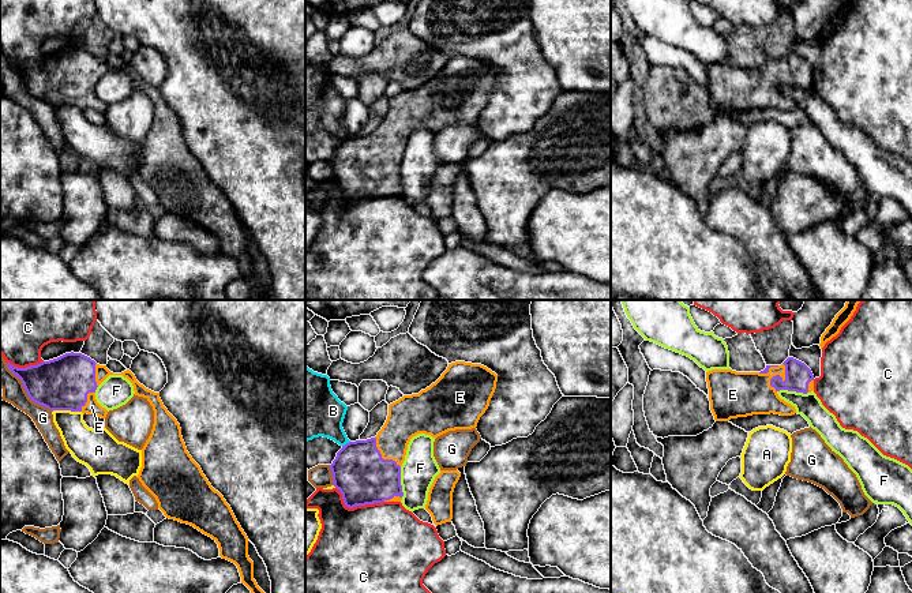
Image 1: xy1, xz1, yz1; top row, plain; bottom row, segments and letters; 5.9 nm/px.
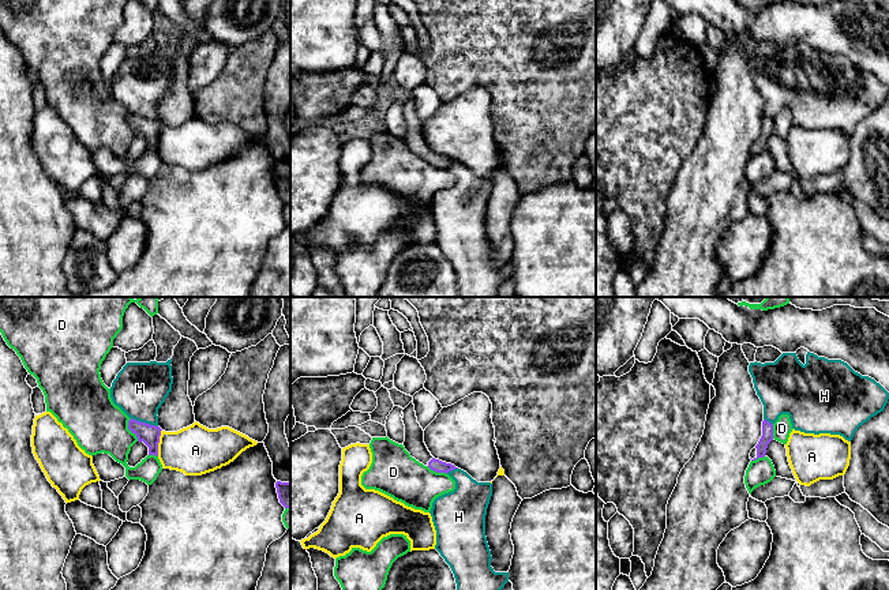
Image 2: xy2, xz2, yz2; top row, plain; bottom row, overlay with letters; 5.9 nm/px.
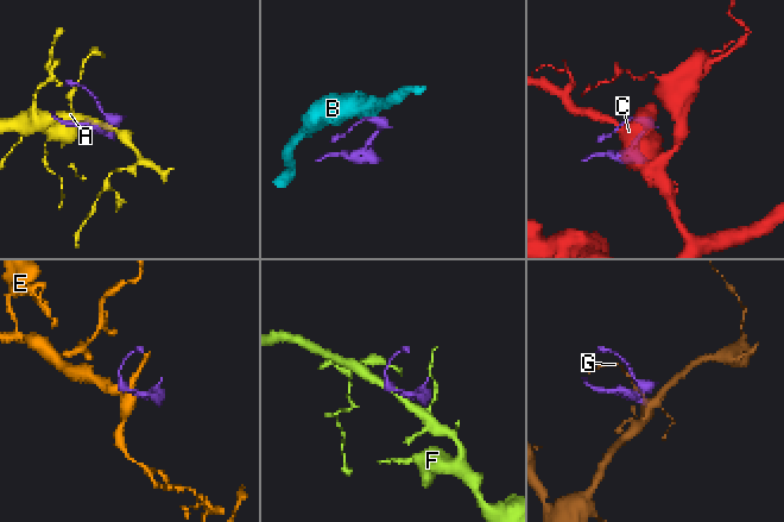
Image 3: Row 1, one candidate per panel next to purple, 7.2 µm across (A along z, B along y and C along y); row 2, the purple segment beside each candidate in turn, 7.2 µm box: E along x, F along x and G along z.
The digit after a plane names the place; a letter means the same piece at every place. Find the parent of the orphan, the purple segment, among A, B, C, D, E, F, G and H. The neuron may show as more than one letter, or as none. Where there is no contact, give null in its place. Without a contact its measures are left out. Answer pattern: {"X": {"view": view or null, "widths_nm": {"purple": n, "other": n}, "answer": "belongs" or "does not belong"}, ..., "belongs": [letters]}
{"A": {"view": "xy1", "widths_nm": {"purple": 320, "other": 200}, "answer": "does not belong"}, "B": {"view": "xz1", "widths_nm": {"purple": 320, "other": 280}, "answer": "does not belong"}, "C": {"view": "xz1", "widths_nm": {"purple": 320, "other": 480}, "answer": "does not belong"}, "D": {"view": "xy2", "widths_nm": {"purple": 120, "other": 320}, "answer": "does not belong"}, "E": {"view": "yz1", "widths_nm": {"purple": 160, "other": 260}, "answer": "belongs"}, "F": {"view": "xz1", "widths_nm": {"purple": 320, "other": 200}, "answer": "does not belong"}, "G": {"view": "xy1", "widths_nm": {"purple": 320, "other": 130}, "answer": "does not belong"}, "H": {"view": "xy2", "widths_nm": {"purple": 120, "other": 320}, "answer": "does not belong"}, "belongs": ["E"]}

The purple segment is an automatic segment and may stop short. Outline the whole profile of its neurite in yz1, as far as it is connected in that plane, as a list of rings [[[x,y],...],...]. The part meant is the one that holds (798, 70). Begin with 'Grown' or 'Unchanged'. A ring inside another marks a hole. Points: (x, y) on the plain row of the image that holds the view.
Grown. [[[788,52],[781,60],[761,67],[712,64],[706,67],[710,105],[716,116],[753,109],[792,110],[795,101],[778,91],[780,85],[811,87],[814,70],[802,56]]]

